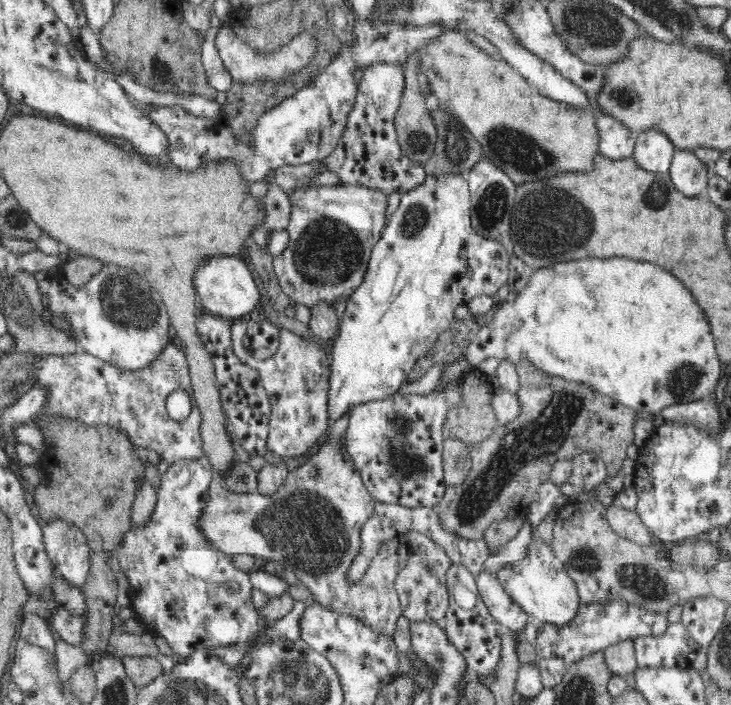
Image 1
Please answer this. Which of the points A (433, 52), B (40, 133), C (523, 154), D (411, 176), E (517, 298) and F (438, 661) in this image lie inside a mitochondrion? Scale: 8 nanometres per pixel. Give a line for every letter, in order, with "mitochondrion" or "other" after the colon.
A: other
B: other
C: mitochondrion
D: mitochondrion
E: other
F: mitochondrion

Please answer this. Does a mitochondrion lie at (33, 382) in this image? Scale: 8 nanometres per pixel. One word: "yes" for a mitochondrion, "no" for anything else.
no

